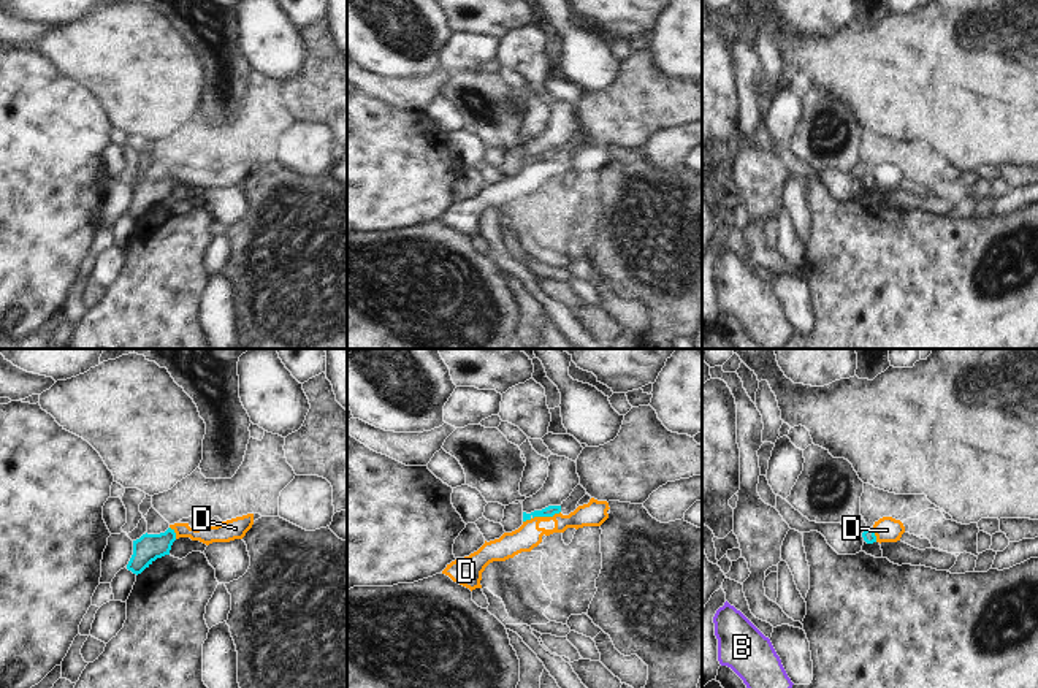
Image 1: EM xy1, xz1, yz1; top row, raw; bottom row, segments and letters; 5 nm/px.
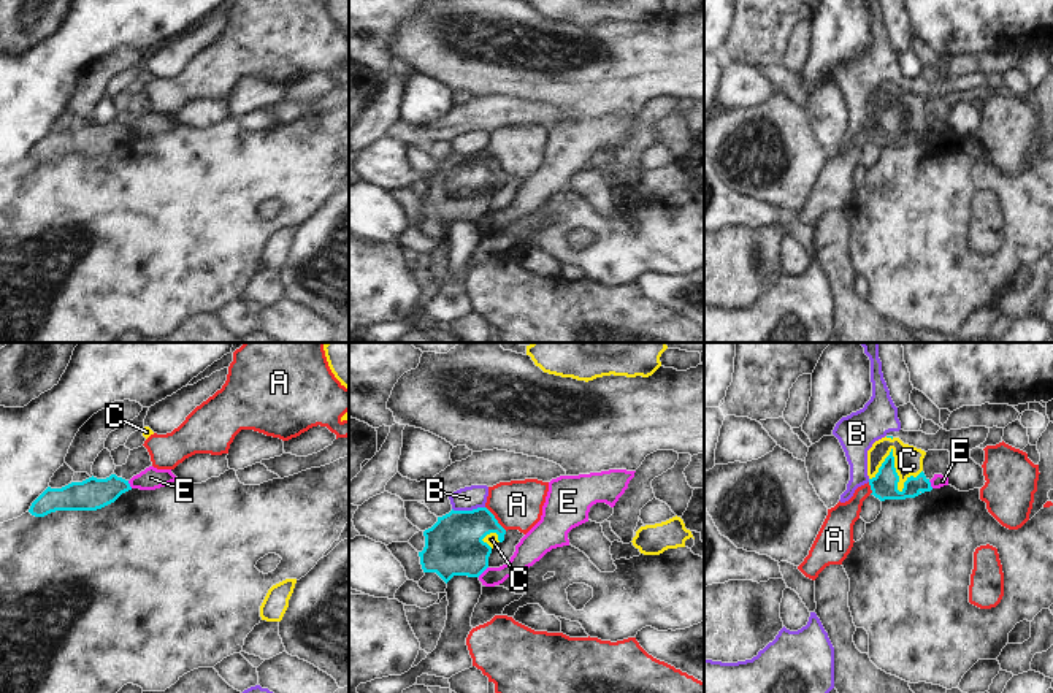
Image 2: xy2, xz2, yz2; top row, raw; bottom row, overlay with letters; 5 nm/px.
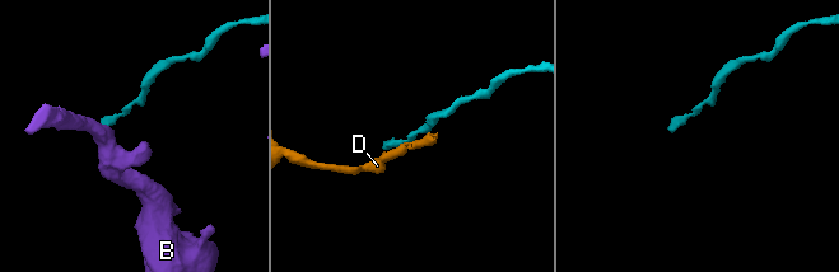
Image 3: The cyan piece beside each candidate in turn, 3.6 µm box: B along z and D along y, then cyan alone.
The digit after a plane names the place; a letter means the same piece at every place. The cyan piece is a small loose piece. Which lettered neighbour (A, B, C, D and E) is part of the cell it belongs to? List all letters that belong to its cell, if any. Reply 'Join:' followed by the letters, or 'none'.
Join: C.

